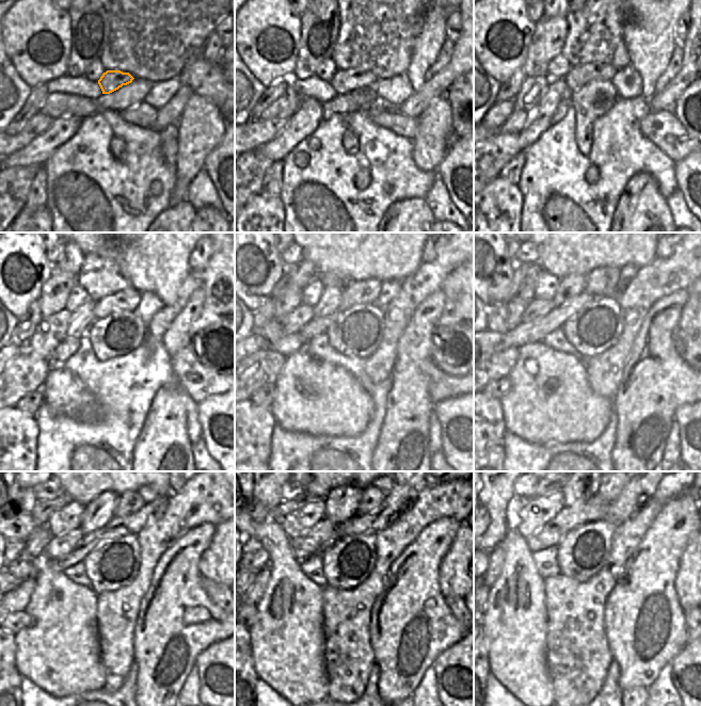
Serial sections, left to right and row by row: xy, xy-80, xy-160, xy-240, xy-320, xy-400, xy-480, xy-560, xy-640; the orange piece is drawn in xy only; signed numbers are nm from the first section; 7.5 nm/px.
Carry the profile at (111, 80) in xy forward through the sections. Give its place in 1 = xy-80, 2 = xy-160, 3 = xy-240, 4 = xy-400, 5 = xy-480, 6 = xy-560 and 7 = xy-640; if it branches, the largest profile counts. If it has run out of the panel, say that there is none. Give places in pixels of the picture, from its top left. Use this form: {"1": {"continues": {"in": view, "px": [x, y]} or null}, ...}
{"1": {"continues": {"in": "xy-80", "px": [344, 81]}}, "2": {"continues": {"in": "xy-160", "px": [577, 76]}}, "3": {"continues": {"in": "xy-240", "px": [128, 300]}}, "4": {"continues": {"in": "xy-400", "px": [603, 282]}}, "5": {"continues": {"in": "xy-480", "px": [128, 502]}}, "6": {"continues": {"in": "xy-560", "px": [371, 498]}}, "7": {"continues": {"in": "xy-640", "px": [607, 493]}}}

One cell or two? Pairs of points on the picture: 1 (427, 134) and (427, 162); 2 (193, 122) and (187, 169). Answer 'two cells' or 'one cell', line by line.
1: one cell
2: one cell

